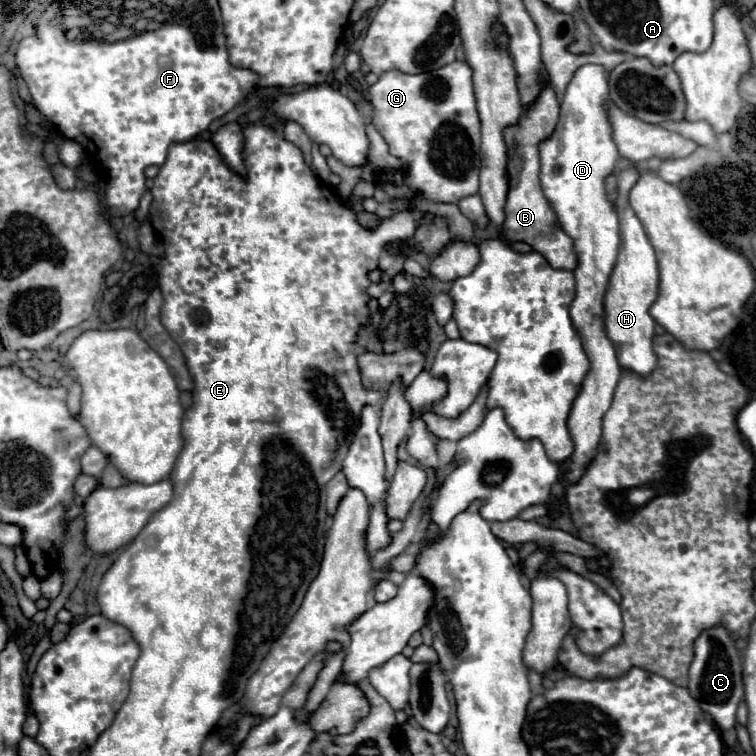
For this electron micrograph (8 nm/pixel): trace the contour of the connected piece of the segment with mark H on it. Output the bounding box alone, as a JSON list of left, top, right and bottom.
[605,160,657,376]

